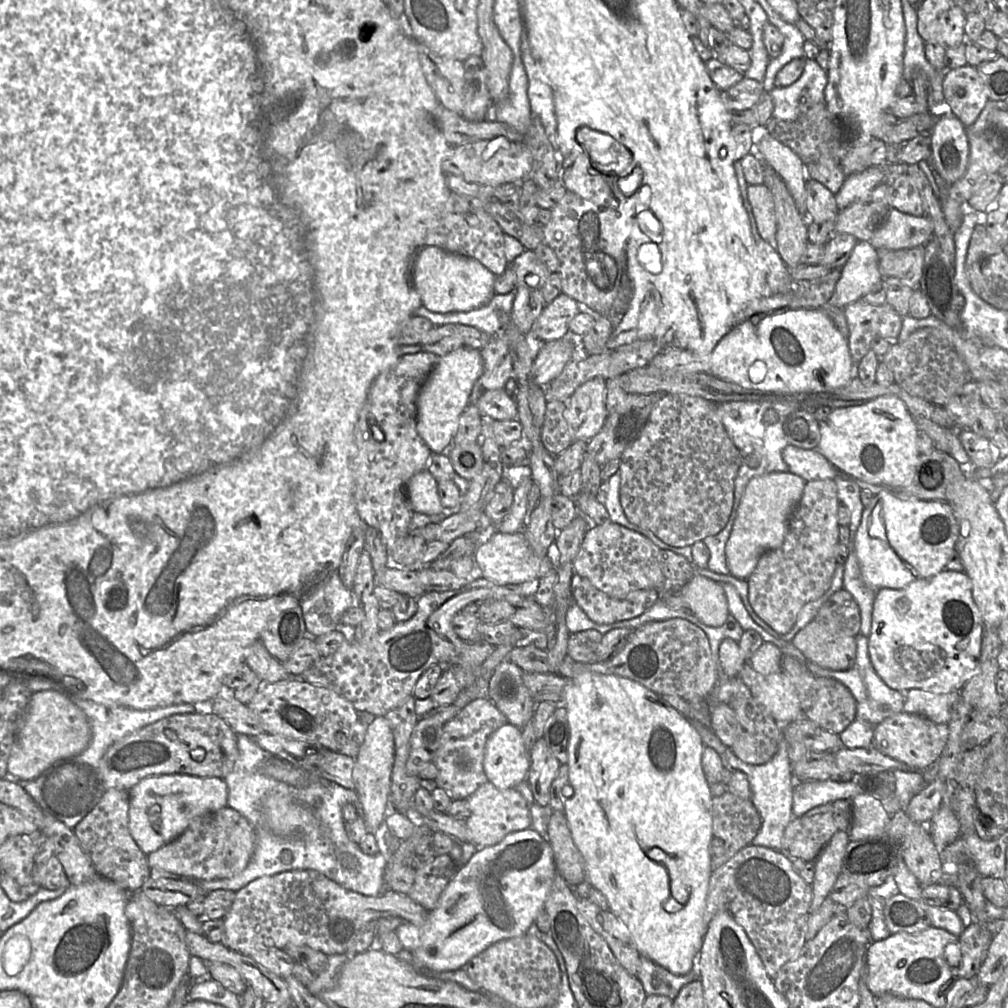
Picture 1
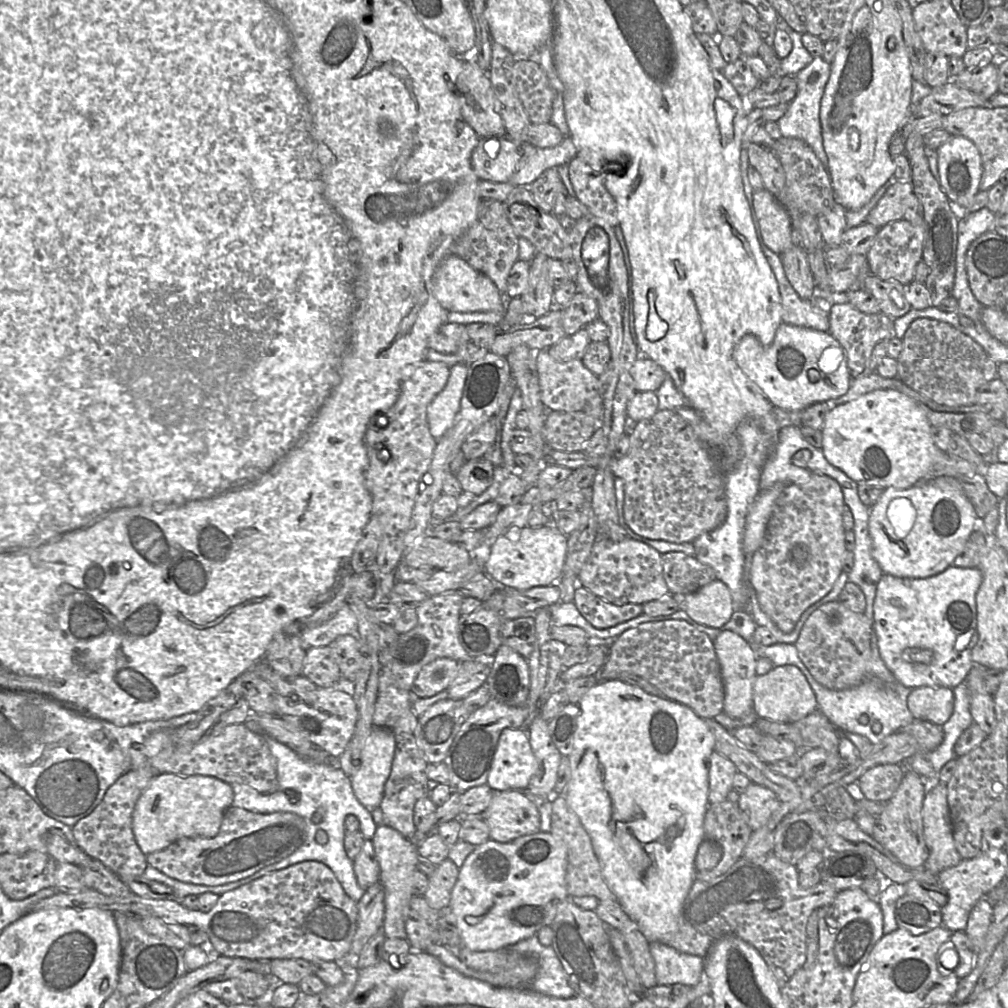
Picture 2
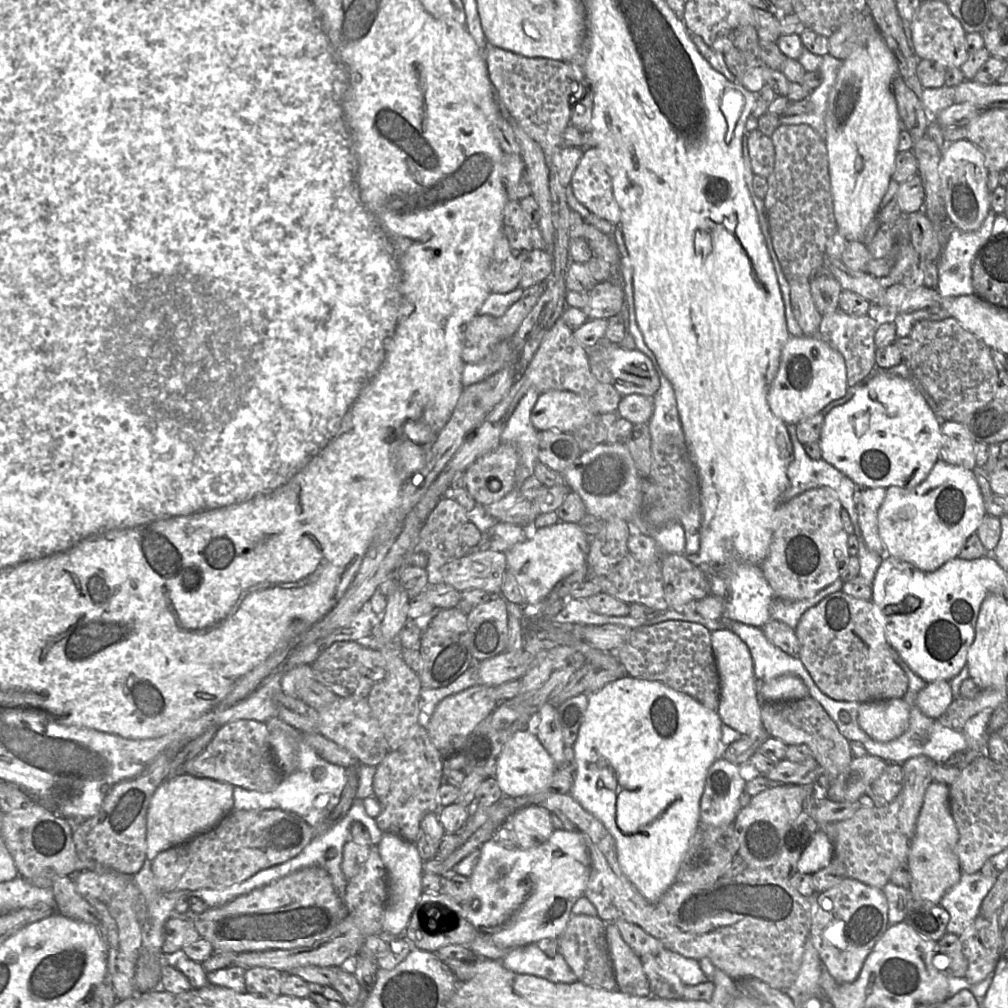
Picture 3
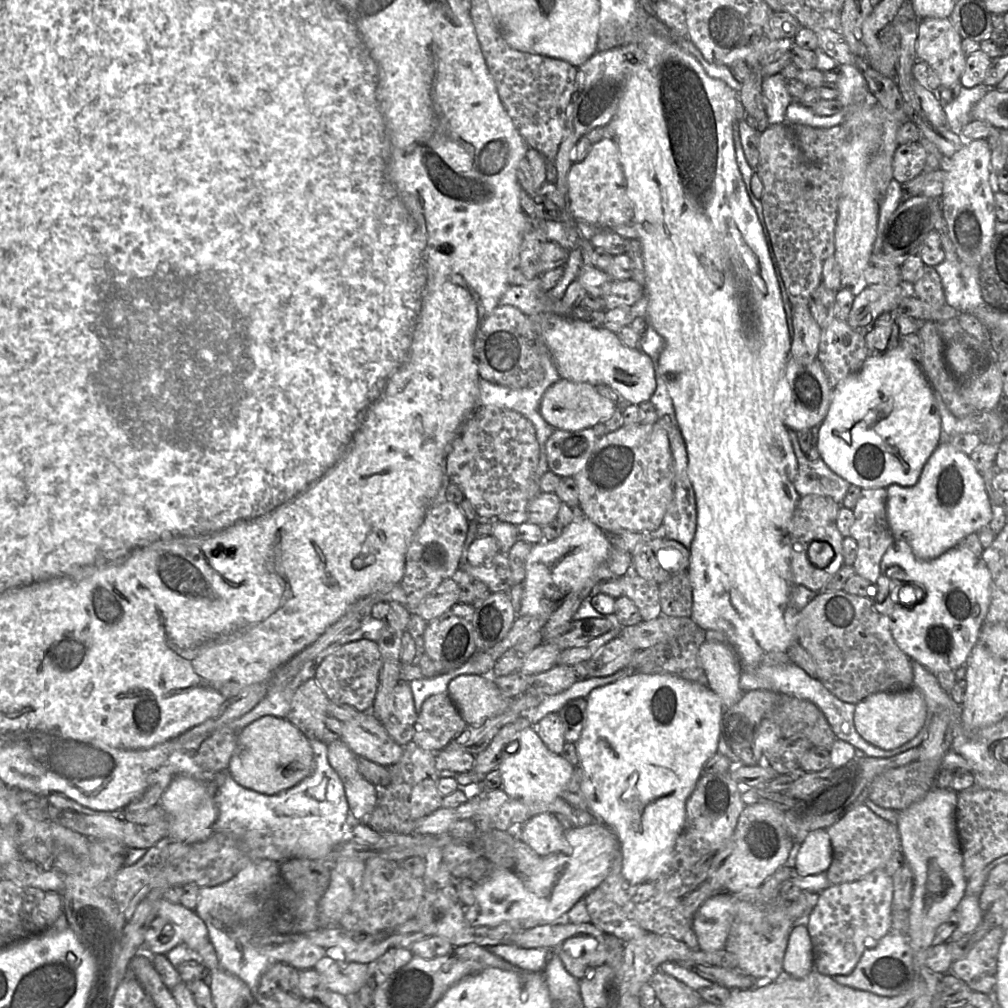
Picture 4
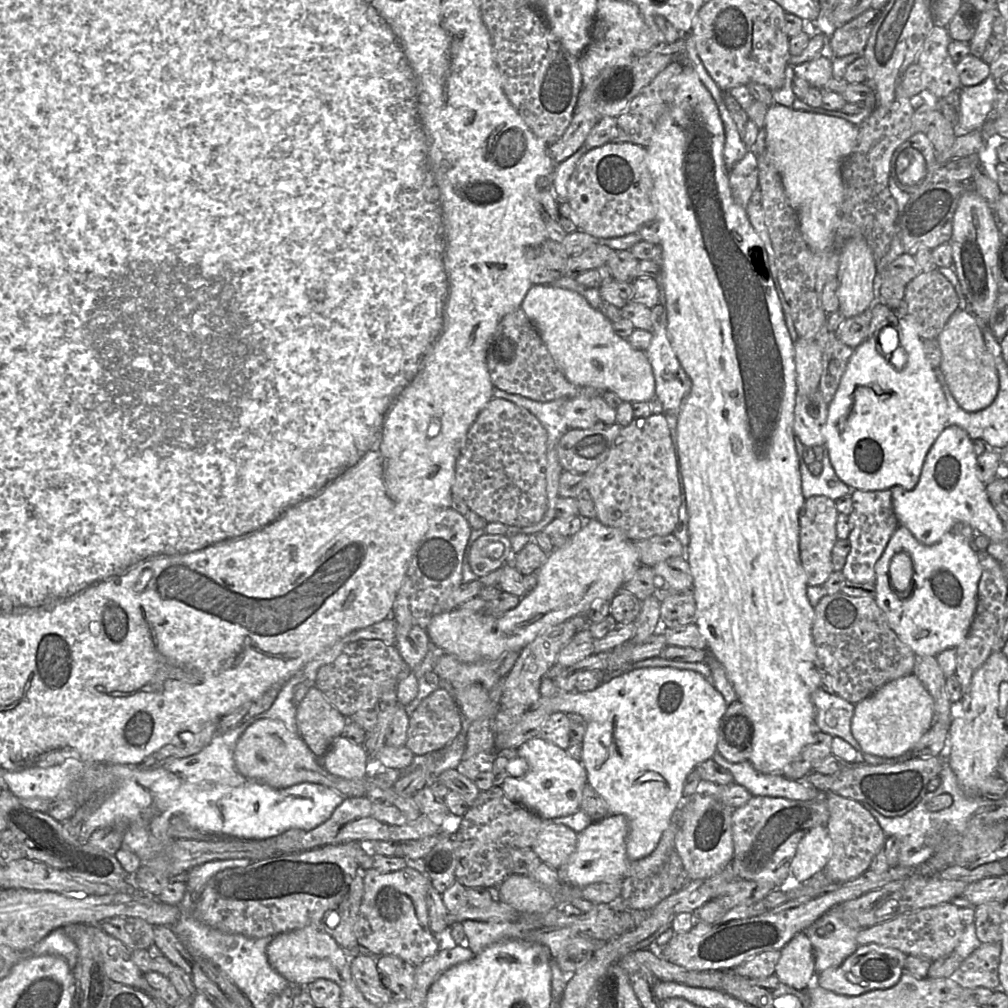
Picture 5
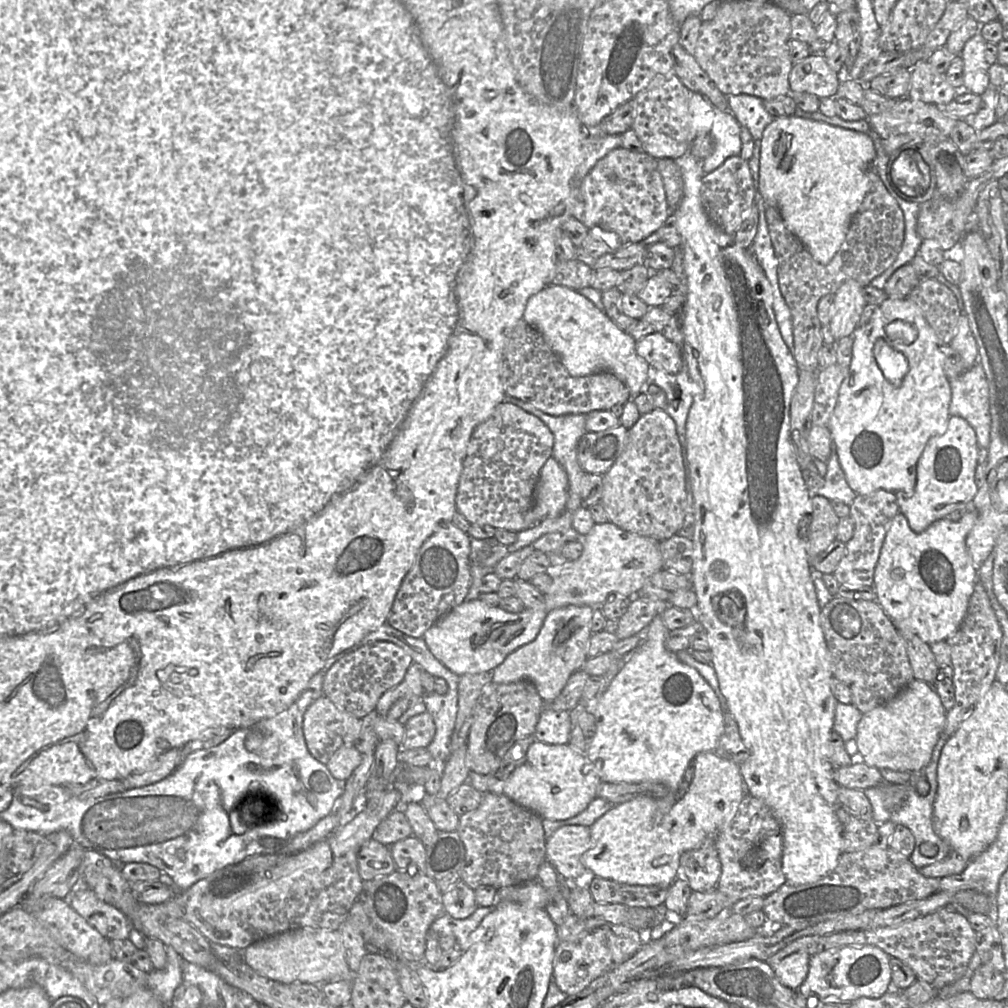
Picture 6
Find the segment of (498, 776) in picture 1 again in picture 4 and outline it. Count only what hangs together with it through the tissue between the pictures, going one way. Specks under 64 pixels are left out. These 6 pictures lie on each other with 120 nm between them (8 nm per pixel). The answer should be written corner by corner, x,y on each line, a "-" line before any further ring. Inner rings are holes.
533,726
519,732
516,741
505,746
498,769
502,777
501,789
507,795
516,799
546,803
560,797
574,771
574,767
567,760
545,746

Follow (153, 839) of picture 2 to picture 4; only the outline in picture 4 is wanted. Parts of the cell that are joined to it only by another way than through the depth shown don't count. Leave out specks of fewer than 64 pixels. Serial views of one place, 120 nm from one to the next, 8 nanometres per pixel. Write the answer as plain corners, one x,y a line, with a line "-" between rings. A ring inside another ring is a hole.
177,775
160,796
160,804
169,821
167,838
182,842
196,842
207,838
214,831
218,817
215,801
216,785
211,779
195,779
187,775

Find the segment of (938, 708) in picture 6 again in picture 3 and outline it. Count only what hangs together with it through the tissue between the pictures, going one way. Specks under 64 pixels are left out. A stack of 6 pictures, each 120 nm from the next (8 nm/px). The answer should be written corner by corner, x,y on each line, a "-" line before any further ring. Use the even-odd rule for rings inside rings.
903,698
863,702
858,709
858,724
878,742
892,741
908,728
910,707

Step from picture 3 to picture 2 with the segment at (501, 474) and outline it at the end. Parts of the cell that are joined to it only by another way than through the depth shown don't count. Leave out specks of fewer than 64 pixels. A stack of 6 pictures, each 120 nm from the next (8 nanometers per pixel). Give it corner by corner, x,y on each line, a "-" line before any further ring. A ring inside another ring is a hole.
486,458
466,460
456,477
464,491
478,496
493,483
495,469
496,466

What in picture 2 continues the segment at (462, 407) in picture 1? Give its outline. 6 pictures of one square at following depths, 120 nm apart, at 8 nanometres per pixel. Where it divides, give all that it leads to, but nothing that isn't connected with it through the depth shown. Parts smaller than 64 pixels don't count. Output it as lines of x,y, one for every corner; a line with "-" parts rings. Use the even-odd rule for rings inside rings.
457,363
450,368
444,388
427,409
427,420
432,436
439,440
451,426
461,405
462,393
468,375
468,366

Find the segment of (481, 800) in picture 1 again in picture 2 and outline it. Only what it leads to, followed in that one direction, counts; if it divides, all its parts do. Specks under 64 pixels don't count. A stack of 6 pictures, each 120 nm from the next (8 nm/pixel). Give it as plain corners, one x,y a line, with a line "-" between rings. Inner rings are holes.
519,790
494,791
490,804
482,812
482,816
489,827
490,839
500,843
507,843
518,837
540,831
537,805

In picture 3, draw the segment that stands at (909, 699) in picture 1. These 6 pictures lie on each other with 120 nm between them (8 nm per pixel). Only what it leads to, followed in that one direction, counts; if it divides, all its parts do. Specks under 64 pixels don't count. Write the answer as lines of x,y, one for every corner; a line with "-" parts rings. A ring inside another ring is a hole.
947,680
928,682
916,697
917,707
930,718
942,716
952,701
952,689

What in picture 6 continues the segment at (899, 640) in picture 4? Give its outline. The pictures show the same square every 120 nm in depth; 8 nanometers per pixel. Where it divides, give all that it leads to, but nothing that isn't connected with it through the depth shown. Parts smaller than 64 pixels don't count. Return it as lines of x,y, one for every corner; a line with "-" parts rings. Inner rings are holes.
972,504
959,521
953,522
945,517
932,523
925,531
916,533
910,528
908,520
902,513
895,515
880,550
874,570
873,586
876,590
876,601
898,632
913,633
931,645
946,641
960,627
978,577
978,567
973,563
966,546
967,535
978,516
978,511

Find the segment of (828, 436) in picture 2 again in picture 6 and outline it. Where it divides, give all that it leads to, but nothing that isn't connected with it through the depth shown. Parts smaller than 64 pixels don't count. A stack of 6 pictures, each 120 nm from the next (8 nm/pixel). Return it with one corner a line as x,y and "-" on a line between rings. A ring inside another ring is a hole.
886,298
874,311
870,320
862,328
858,328
853,332
854,344
852,351
852,359
848,372
841,383
837,404
829,419
828,428
832,435
832,443
836,449
839,463
844,472
846,481
849,487
857,495
869,495
877,490
885,490
896,493
897,491
904,491
908,494
913,494
916,485
917,463
924,451
928,441
936,435
941,435
945,432
950,417
949,407
951,402
951,387
949,379
947,378
943,369
943,359
939,351
936,335
931,326
926,321
921,308
909,298
896,299
-
887,334
888,338
897,343
891,343
896,351
901,352
903,356
879,356
881,351
878,351
876,357
874,352
875,342
878,338
883,338

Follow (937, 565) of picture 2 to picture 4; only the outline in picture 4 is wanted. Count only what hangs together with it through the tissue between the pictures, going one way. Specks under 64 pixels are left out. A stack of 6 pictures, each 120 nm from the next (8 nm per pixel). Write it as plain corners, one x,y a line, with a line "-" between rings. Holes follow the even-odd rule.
949,441
941,442
927,460
918,482
912,487
892,484
887,489
887,521
895,540
906,541
914,555
921,560
932,560
959,543
969,534
989,526
992,519
991,502
981,472
971,457
956,449

